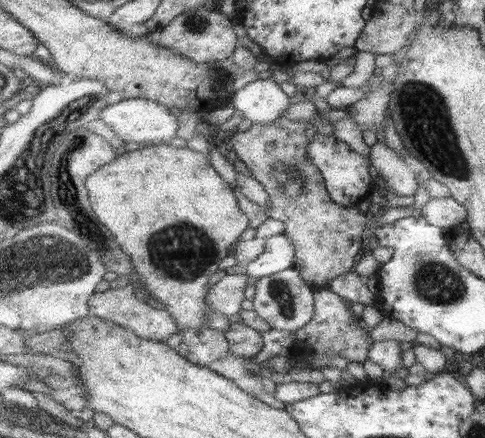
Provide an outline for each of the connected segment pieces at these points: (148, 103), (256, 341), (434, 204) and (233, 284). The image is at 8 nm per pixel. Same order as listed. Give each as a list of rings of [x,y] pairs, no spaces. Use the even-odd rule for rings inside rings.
[[[116,98],[103,113],[101,120],[119,136],[123,142],[135,142],[140,147],[162,144],[174,144],[179,132],[179,120],[171,114],[169,108],[153,100]]]
[[[233,322],[224,333],[229,339],[230,350],[236,356],[253,358],[263,350],[262,333],[243,322]]]
[[[451,195],[433,197],[422,208],[422,218],[443,230],[458,229],[468,223],[468,210]]]
[[[246,272],[225,275],[206,296],[208,306],[225,316],[240,314],[245,300],[245,287],[248,283]]]

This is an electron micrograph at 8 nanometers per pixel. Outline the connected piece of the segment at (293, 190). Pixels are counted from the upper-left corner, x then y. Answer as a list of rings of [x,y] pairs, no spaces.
[[[282,117],[273,124],[254,124],[245,132],[234,132],[231,138],[237,158],[244,162],[252,176],[270,194],[268,216],[286,226],[286,235],[293,241],[296,248],[293,267],[315,289],[329,287],[336,278],[353,270],[365,247],[363,232],[371,220],[359,210],[357,204],[343,206],[331,198],[323,173],[311,163],[311,157],[309,157],[309,144],[316,134],[317,128],[314,128],[311,122],[293,122]]]

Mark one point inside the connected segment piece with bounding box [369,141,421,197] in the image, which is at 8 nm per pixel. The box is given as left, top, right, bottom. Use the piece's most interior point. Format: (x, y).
(402, 181)

